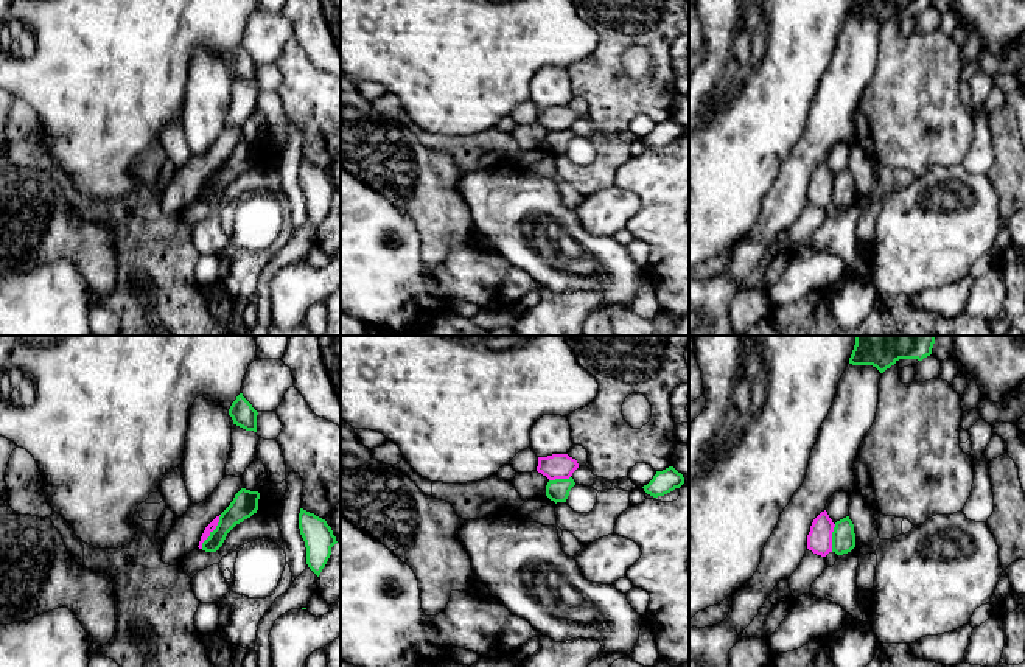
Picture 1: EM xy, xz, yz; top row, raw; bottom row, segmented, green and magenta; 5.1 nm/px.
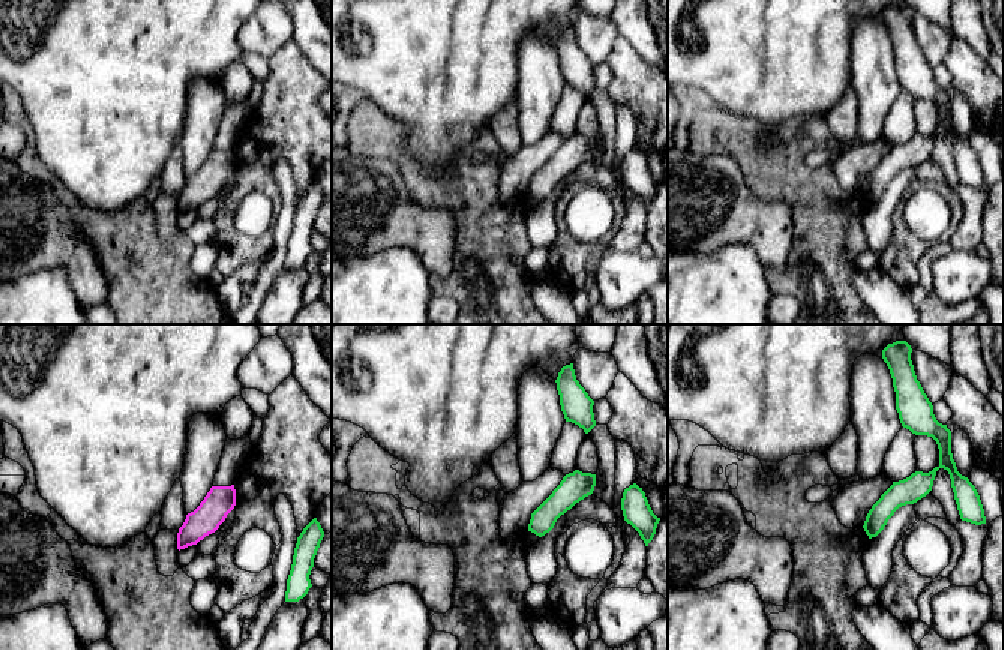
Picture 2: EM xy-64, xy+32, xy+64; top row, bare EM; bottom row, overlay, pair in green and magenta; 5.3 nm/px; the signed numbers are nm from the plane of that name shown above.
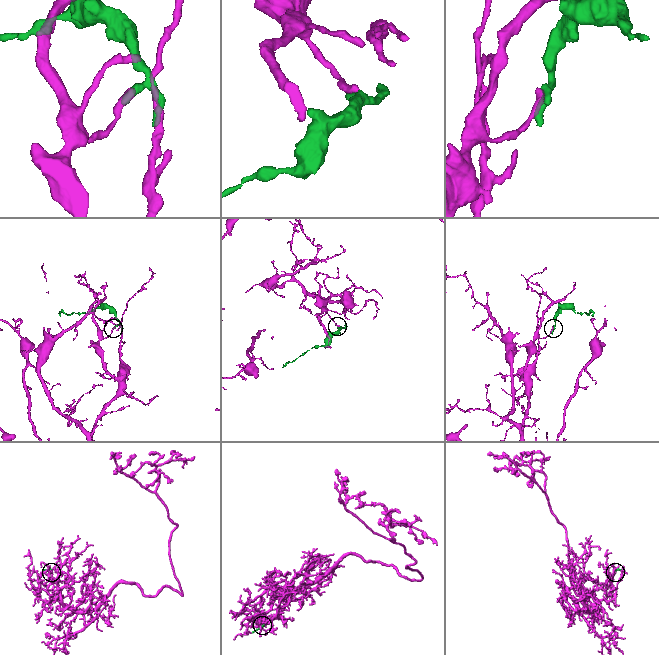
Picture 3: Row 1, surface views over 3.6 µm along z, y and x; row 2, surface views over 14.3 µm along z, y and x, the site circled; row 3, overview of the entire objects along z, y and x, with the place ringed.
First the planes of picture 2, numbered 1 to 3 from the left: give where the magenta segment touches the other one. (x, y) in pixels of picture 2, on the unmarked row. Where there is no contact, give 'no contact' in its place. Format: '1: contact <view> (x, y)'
1: no contact
2: no contact
3: no contact

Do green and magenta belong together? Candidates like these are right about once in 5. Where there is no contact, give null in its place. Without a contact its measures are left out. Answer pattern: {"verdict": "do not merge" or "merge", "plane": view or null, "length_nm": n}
{"verdict": "do not merge", "plane": "xy", "length_nm": 200}

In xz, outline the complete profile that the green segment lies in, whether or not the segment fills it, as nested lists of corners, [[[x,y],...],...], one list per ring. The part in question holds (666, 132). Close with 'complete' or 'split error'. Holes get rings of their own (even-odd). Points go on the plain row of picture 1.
[[[673,118],[656,123],[653,131],[644,137],[644,143],[653,149],[664,148],[684,135],[684,129]]]; complete

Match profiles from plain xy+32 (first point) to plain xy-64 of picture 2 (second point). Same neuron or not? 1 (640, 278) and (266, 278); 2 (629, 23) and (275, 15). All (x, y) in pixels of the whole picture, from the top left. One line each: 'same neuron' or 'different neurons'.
1: different neurons
2: different neurons

